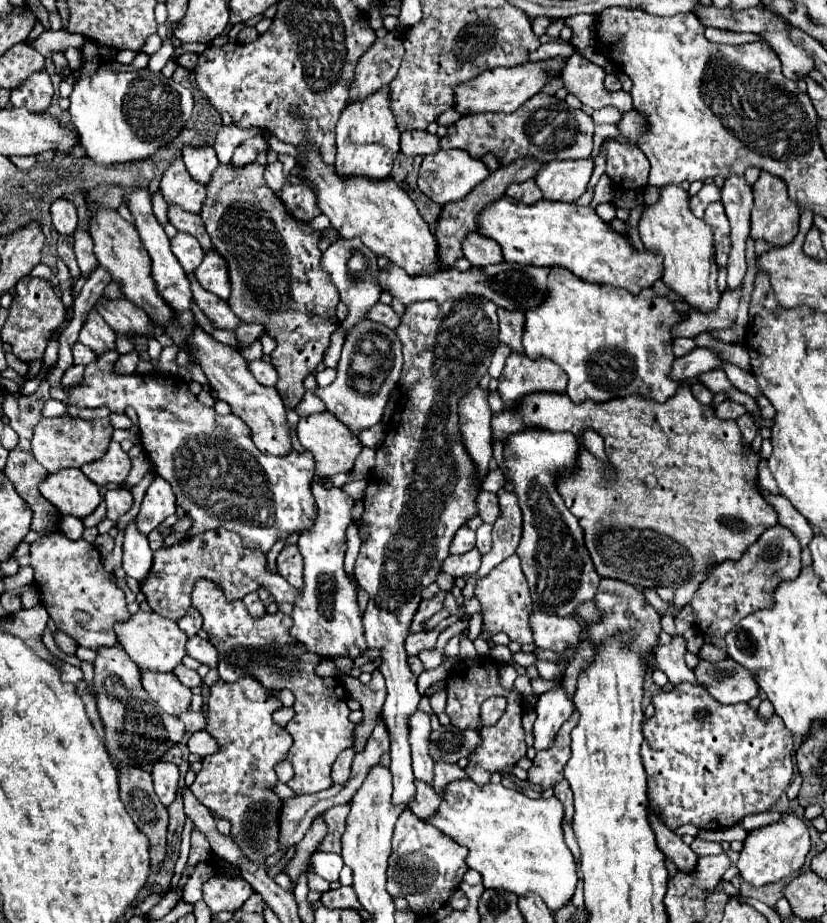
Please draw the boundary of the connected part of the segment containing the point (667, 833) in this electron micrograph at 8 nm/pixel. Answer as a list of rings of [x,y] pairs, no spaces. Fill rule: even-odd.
[[[652,811],[648,815],[650,815],[650,825],[654,827],[654,833],[656,833],[656,843],[660,851],[666,855],[666,859],[670,859],[682,873],[686,871],[692,873],[692,869],[698,863],[698,855],[694,855],[692,849],[674,831],[666,829]]]

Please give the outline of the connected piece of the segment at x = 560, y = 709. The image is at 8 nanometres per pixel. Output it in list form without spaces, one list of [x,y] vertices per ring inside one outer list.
[[[564,677],[554,679],[556,687],[538,695],[536,713],[538,719],[534,723],[534,749],[548,749],[554,741],[554,735],[562,727],[562,723],[574,713],[572,699],[566,695]]]

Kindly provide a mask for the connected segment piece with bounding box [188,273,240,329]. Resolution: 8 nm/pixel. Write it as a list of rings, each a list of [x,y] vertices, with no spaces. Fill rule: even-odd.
[[[192,273],[188,275],[188,279],[192,283],[192,295],[194,295],[198,307],[210,319],[214,329],[236,329],[240,325],[238,317],[232,313],[232,309],[228,307],[226,301],[222,301],[220,297],[214,297],[214,293],[202,289],[202,285],[198,285],[198,281],[194,279]]]

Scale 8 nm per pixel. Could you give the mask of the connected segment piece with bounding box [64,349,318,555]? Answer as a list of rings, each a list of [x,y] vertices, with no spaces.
[[[108,349],[106,353],[98,355],[90,365],[86,365],[84,369],[84,379],[78,383],[78,385],[72,385],[68,389],[64,389],[64,393],[68,395],[68,405],[72,407],[78,407],[78,409],[94,409],[94,407],[108,407],[112,413],[121,414],[124,413],[128,407],[132,407],[136,413],[138,413],[138,419],[140,419],[140,435],[142,435],[142,443],[144,443],[144,449],[148,453],[150,459],[154,459],[156,463],[156,473],[162,475],[174,489],[174,495],[176,495],[176,503],[186,511],[186,515],[192,519],[192,527],[186,531],[186,537],[180,539],[180,541],[188,541],[190,537],[198,535],[198,533],[204,533],[208,529],[218,529],[218,527],[224,527],[224,529],[230,529],[230,531],[236,531],[240,537],[242,537],[242,545],[246,545],[250,551],[260,551],[260,553],[268,553],[270,547],[280,541],[280,539],[286,539],[290,537],[292,533],[304,533],[304,529],[310,529],[314,525],[314,517],[318,515],[316,511],[316,505],[314,505],[314,495],[312,495],[312,479],[314,479],[314,473],[316,473],[316,465],[314,465],[314,457],[310,457],[310,451],[304,451],[304,453],[298,453],[298,451],[290,451],[286,457],[268,457],[268,455],[262,455],[256,445],[252,443],[252,437],[250,437],[250,427],[240,421],[240,417],[236,415],[218,415],[212,407],[204,407],[196,395],[188,389],[188,383],[184,379],[180,379],[178,375],[162,375],[162,373],[152,373],[152,375],[120,375],[114,371],[114,363],[120,359],[120,353],[114,351],[114,349]]]

